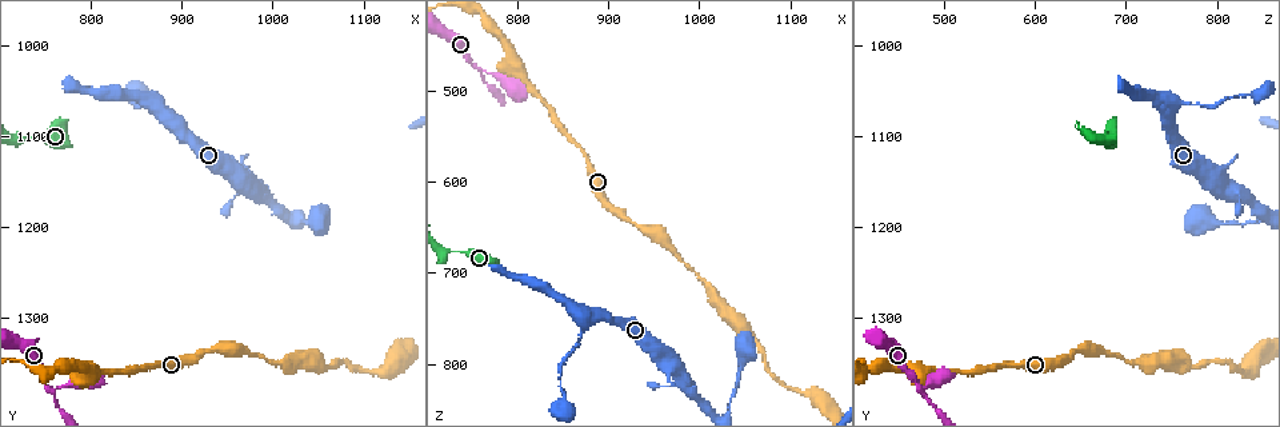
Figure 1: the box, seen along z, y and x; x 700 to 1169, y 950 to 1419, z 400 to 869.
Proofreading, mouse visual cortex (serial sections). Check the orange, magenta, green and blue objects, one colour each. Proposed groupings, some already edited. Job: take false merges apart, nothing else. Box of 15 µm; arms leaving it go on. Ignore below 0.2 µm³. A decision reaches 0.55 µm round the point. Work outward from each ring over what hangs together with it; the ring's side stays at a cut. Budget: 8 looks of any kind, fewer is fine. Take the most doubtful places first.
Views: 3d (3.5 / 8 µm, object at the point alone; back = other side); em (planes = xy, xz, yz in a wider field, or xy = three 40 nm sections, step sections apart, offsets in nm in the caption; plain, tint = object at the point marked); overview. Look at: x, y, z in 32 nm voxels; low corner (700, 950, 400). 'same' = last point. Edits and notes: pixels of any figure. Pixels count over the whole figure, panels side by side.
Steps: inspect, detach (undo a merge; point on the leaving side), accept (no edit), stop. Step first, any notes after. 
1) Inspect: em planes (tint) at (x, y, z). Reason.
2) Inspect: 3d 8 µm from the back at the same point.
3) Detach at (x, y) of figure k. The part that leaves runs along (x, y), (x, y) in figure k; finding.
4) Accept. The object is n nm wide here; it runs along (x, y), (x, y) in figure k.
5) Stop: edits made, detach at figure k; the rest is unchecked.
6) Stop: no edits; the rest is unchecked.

Inspect: 3d 3.5 µm at (875, 1065, 750). Abrupt turn.

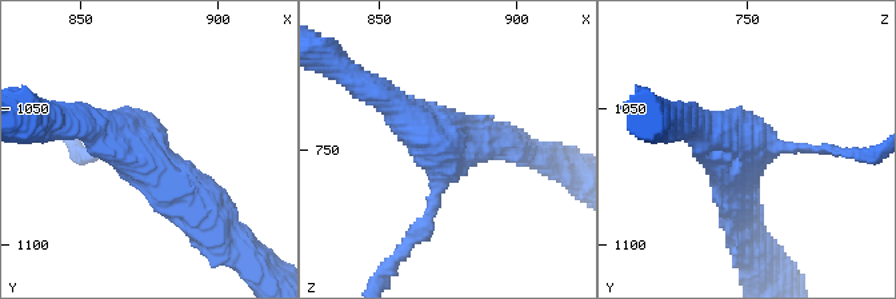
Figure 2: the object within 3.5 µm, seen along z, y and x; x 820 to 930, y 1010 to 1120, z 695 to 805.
Accept. The arms are 150, 400, 400 nm wide; it runs along (218, 222), (115, 128), (83, 124) in figure 2; continuous, no second cell.

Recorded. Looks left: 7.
Inspect: 3d 8 µm from the back at (760, 1380, 475). Sharp bend.

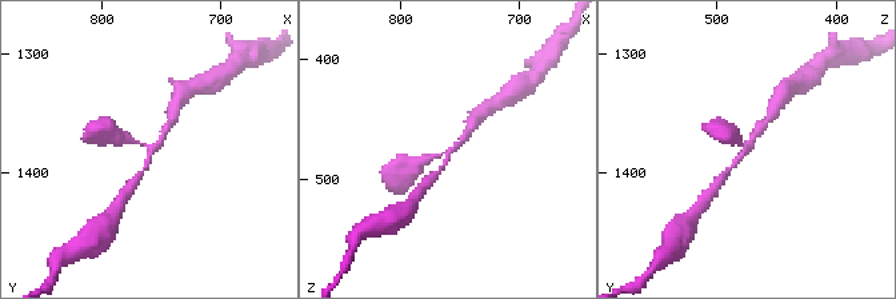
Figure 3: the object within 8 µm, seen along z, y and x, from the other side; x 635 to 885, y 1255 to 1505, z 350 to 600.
Inspect: 3d 3.5 µm at (756, 1380, 476). Closer look.

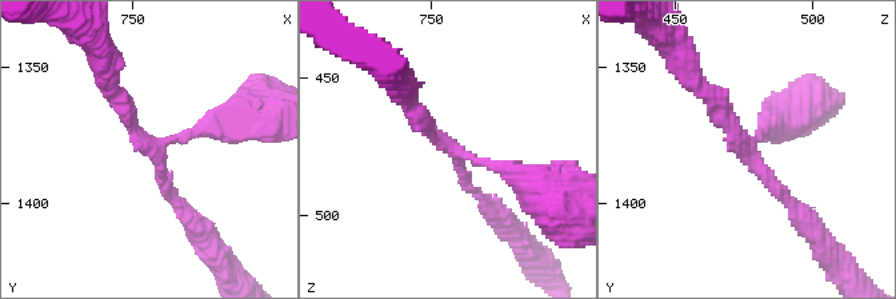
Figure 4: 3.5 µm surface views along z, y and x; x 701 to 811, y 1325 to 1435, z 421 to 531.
Inspect: em xy step 1 (tint) at (758, 1379, 475).

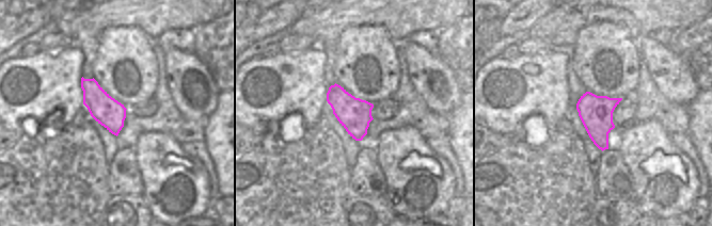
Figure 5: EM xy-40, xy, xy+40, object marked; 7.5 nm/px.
Accept. It runs along (407, 103), (436, 142), (530, 182) in figure 4; continuous, no second cell.

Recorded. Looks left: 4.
Inspect: 3d 3.5 µm at (1120, 1355, 830). Thick turns thin.

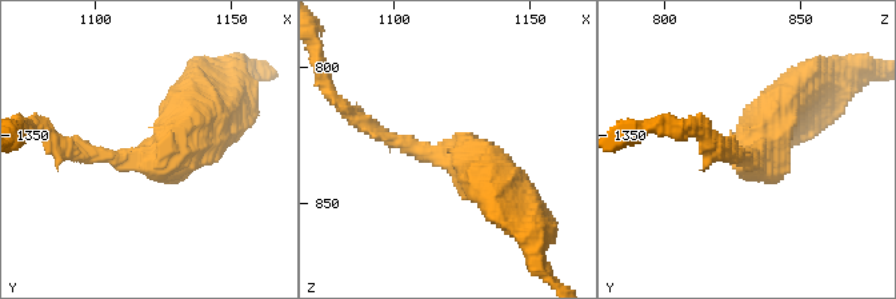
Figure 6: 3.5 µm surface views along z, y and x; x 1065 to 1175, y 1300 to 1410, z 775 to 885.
Inspect: em xy step 2 (tint) at (1120, 1359, 831). The arms are 200, 600 nm wide; need the tissue.

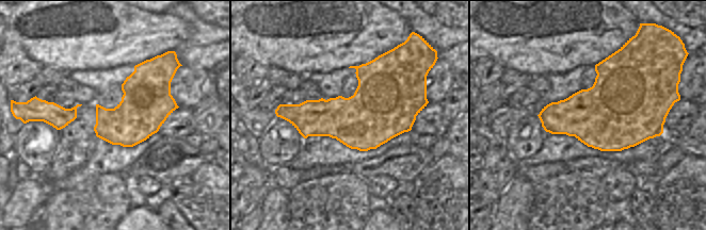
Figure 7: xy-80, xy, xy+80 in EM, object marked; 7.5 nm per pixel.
Inspect: em xy step 5 (tint) at the same point. Another direction.

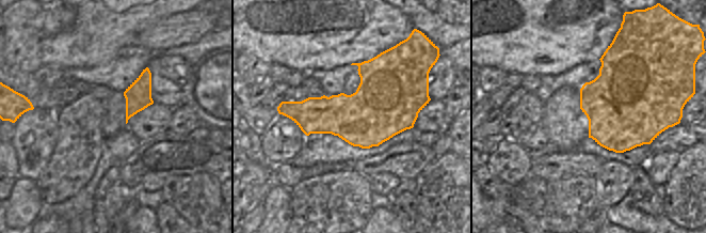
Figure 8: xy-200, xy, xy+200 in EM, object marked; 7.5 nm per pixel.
Accept. It runs along (368, 127), (466, 158), (507, 192) in figure 6; continuous, no second cell.

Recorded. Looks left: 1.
Stop: no edits; the rest is unchecked.

